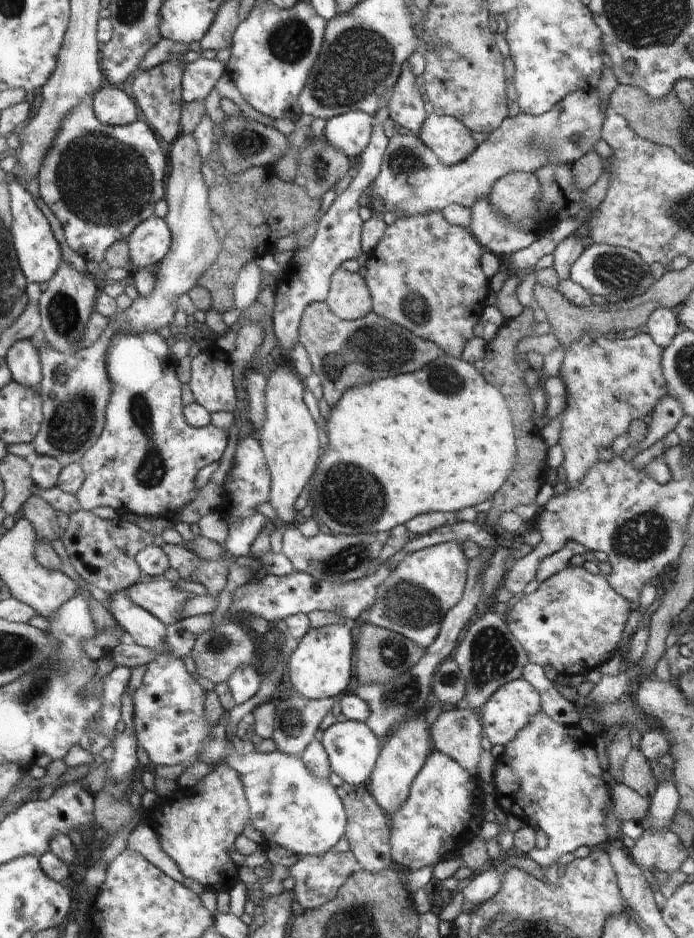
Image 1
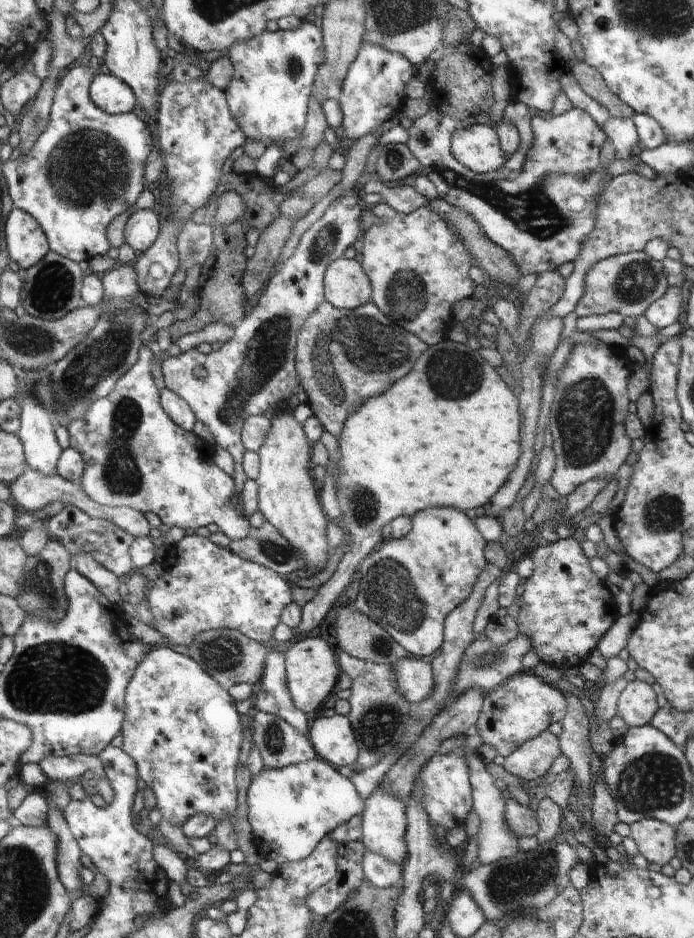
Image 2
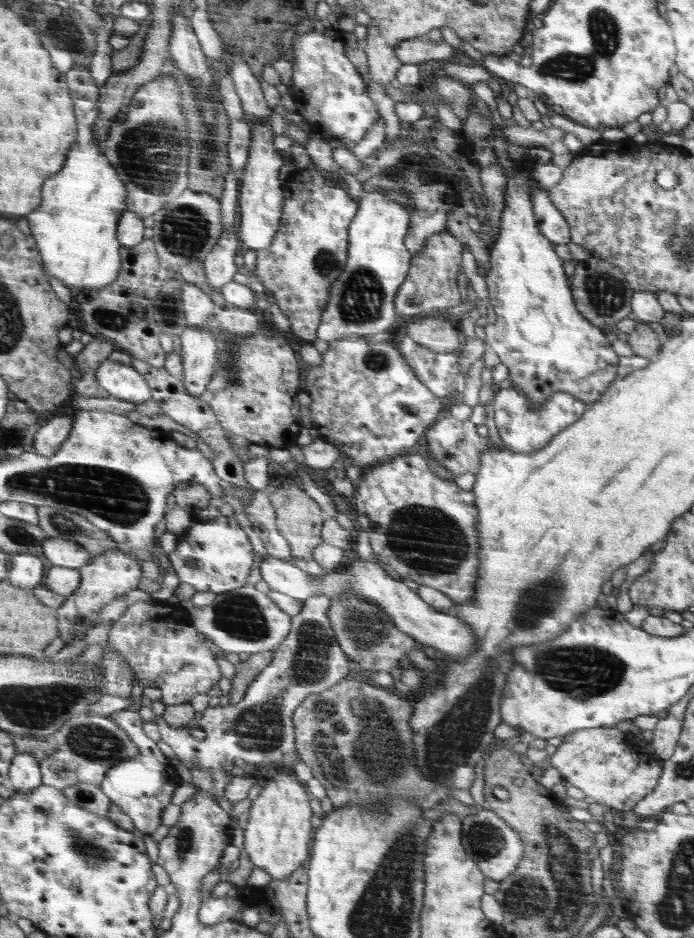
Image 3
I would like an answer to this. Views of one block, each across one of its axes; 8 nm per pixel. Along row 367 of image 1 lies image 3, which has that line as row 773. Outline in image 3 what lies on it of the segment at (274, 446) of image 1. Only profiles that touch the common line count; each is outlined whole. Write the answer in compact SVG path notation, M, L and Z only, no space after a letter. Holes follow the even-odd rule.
M278 771L274 778L263 784L260 794L251 802L249 815L243 845L254 866L262 868L273 880L285 880L298 871L302 862L308 862L312 810L308 794L296 776Z

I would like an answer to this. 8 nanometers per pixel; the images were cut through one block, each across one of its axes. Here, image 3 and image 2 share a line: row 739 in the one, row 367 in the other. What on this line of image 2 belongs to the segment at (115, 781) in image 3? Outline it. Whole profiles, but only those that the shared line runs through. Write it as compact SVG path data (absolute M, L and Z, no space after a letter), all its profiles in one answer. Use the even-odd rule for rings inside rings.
M144 345L140 360L116 386L116 390L92 404L88 414L70 426L72 448L84 455L86 472L80 483L86 494L110 508L136 509L144 514L154 512L169 527L196 530L215 522L232 540L246 538L250 522L243 510L238 510L234 477L214 463L215 446L199 438L194 431L184 430L174 422L162 404L162 389L156 386L152 375L156 356L152 348Z

